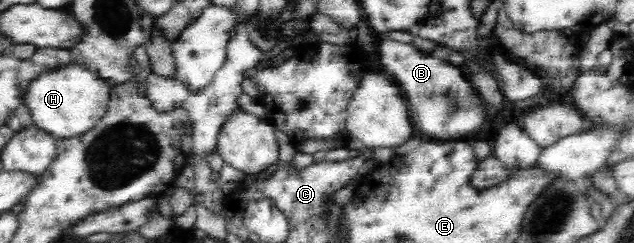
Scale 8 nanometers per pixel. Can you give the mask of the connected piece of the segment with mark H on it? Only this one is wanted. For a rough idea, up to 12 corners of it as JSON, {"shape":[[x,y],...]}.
{"shape":[[74,63],[40,72],[22,105],[34,127],[78,137],[104,117],[110,88]]}

